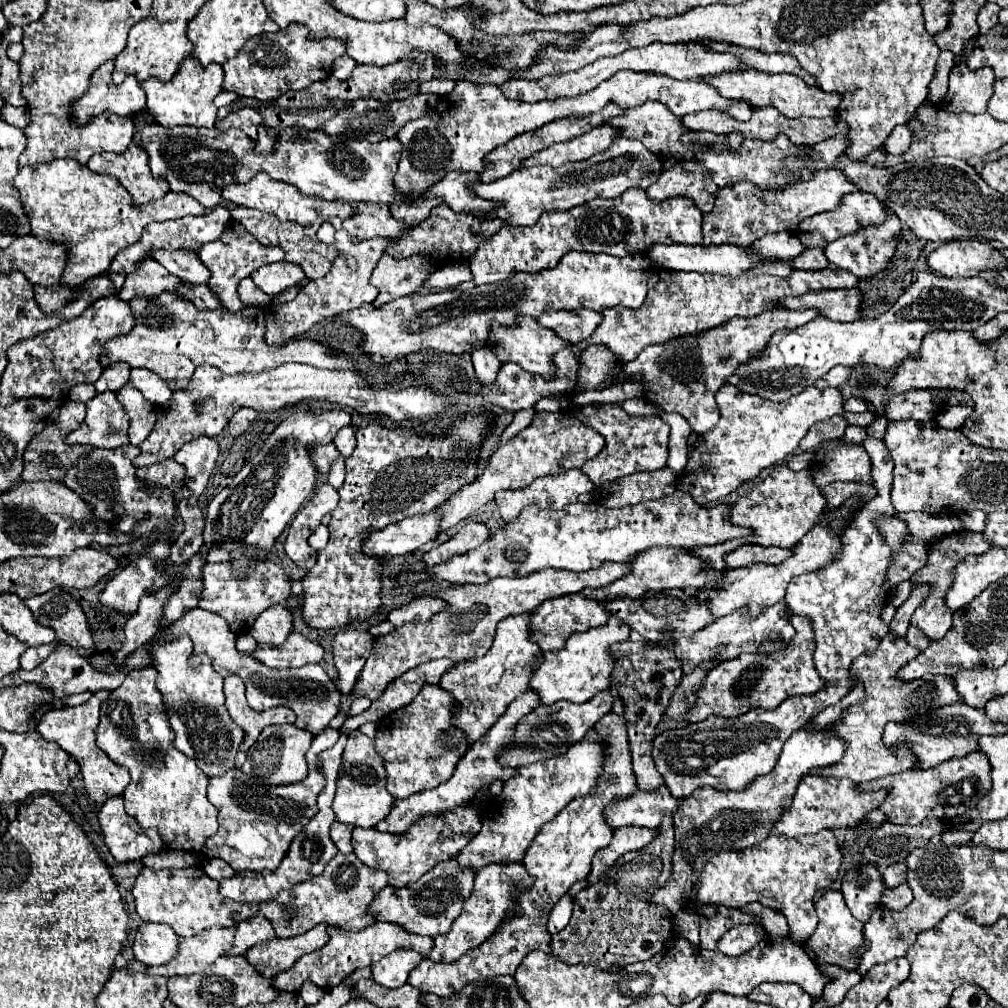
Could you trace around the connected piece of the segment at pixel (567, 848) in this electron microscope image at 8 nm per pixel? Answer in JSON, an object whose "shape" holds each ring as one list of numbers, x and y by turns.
{"shape":[[609,712,609,714,605,714,605,718,601,718,597,722,595,732,597,734,605,734,605,740,607,740,607,760,605,760,605,768,603,768,603,774,599,778,599,784,597,784,595,792,591,792,587,796,579,796,573,802,569,802,557,814,555,820,551,820,549,824,545,824,541,828,541,832,533,840,533,844,527,848,525,858,523,858,523,864,525,864,527,872,531,876,535,876,535,884,527,892,521,892,519,894,519,898,517,898,517,916,507,918,489,940,485,940,477,948,465,952,455,962,439,964,439,962,433,962,431,958,423,958,423,962,417,968,413,968,411,974,409,974,409,980,407,982,411,986,419,988,421,992,433,992,433,994,445,998,445,996,451,996,455,992,461,992,469,982,475,982,477,978,493,978,493,976,501,976,501,974,515,974,515,968,521,964,523,956,527,952,531,952,531,950,549,952,549,938,551,936,547,932,547,920,551,908,557,904,557,900,563,894,567,894,567,890,569,890,569,886,573,882,577,882,577,880,581,880,581,878,585,878,589,874,593,854,599,848,605,848,611,842,611,838,613,838,613,828,605,822,605,806,609,806,609,802,613,802,613,800,629,798,629,796,633,796,637,792,637,778,635,778,633,766,631,766,631,748,629,748,629,740,627,740,627,734,625,734,625,720,621,716,617,716,615,712]]}

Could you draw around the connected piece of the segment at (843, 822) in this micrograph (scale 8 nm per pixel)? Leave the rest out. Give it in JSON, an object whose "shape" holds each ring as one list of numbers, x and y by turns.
{"shape":[[805,776,801,784,797,786,795,798,791,808,781,816,781,820,775,824,773,834,787,834,789,838,801,836,801,834,817,834,821,830,831,828,857,828,865,822,865,814,877,810,885,802,885,788,877,792,861,792,855,782,849,782,847,778,825,778,825,776]]}

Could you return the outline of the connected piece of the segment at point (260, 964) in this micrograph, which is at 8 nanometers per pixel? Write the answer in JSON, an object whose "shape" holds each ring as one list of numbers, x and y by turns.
{"shape":[[321,924,315,926,313,930,301,934,301,936,293,936,293,938,273,938,267,944,261,946,253,946,245,958,265,976,275,976,279,972,289,970,299,956,309,954,319,950,321,946,325,946,325,942,329,942,329,926]]}

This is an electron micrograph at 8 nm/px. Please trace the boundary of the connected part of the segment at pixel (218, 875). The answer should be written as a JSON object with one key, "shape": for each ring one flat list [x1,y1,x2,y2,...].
{"shape":[[209,858,205,864,203,864,203,870,215,878,215,880,223,880,223,878,231,878,235,874,235,870,227,864,227,862,221,862,221,858]]}

